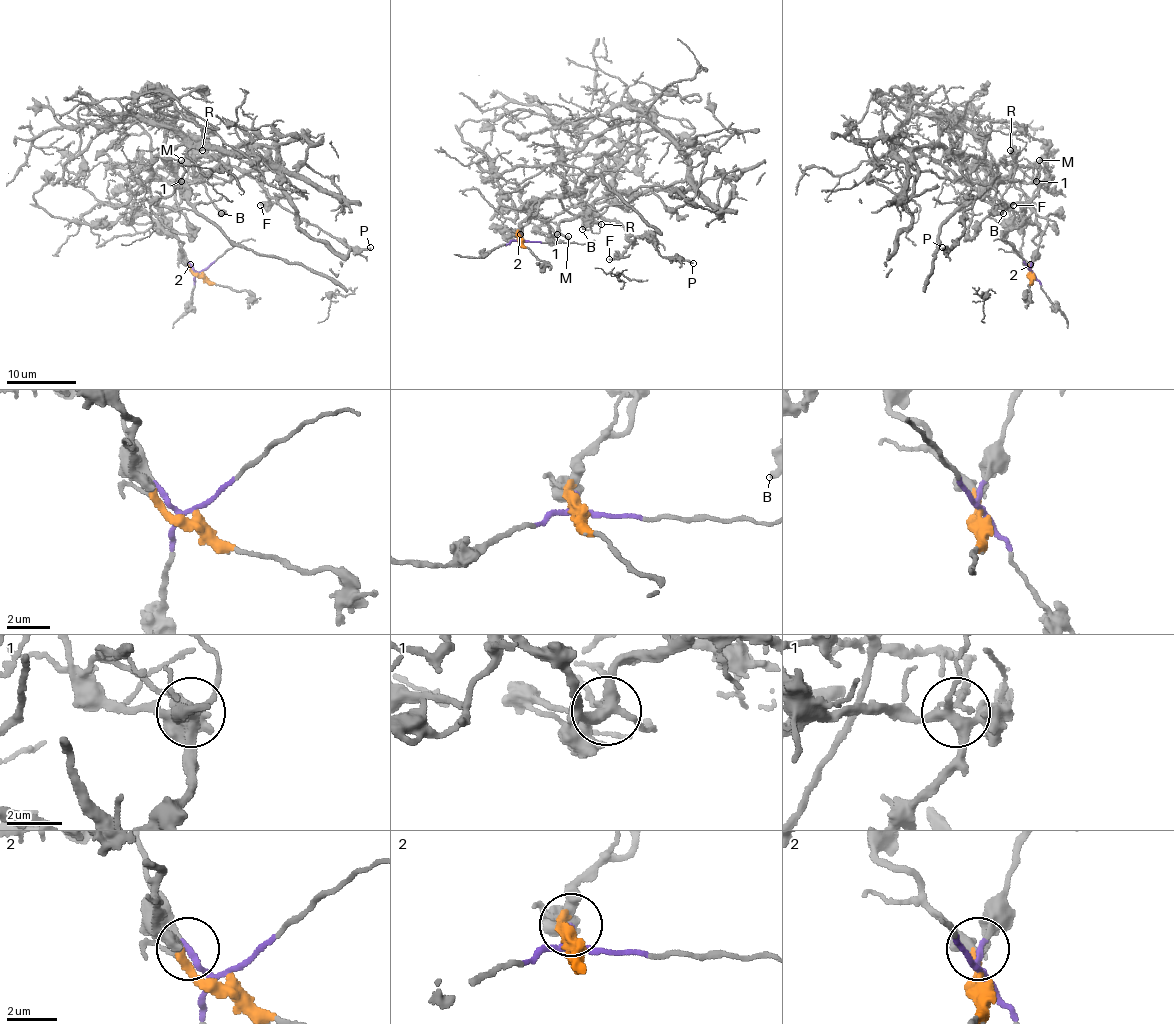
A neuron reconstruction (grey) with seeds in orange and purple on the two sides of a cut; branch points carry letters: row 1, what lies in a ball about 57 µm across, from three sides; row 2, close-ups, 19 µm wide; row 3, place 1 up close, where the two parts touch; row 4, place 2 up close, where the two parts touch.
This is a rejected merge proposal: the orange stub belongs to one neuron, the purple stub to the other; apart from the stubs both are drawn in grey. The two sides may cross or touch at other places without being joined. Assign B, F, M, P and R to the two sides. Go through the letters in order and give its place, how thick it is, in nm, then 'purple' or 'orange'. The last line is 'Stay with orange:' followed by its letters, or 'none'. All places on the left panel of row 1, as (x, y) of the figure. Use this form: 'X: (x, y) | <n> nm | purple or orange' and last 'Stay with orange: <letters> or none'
B: (221, 213) | 320 nm | orange
F: (260, 205) | 170 nm | orange
M: (181, 160) | 160 nm | orange
P: (370, 247) | 190 nm | orange
R: (202, 150) | 240 nm | purple
Stay with orange: B, F, M, P

